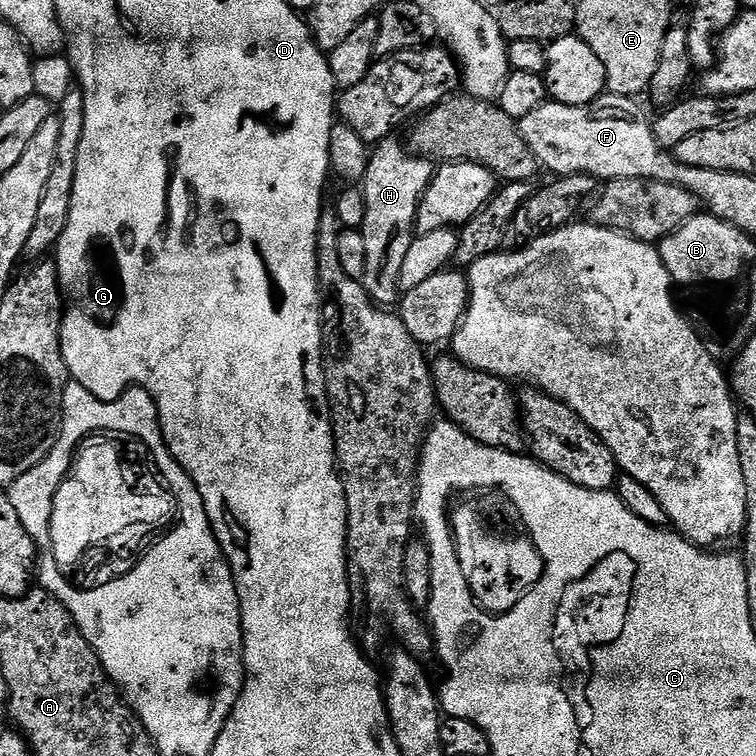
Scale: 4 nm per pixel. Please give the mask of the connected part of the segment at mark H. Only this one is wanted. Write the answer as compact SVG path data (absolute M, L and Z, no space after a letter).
M389 138L375 145L362 181L366 198L366 218L362 229L366 238L366 274L362 283L370 298L381 306L395 305L401 299L402 262L414 239L416 210L424 191L430 186L434 171L433 161L410 154L401 141L400 144L396 138Z

